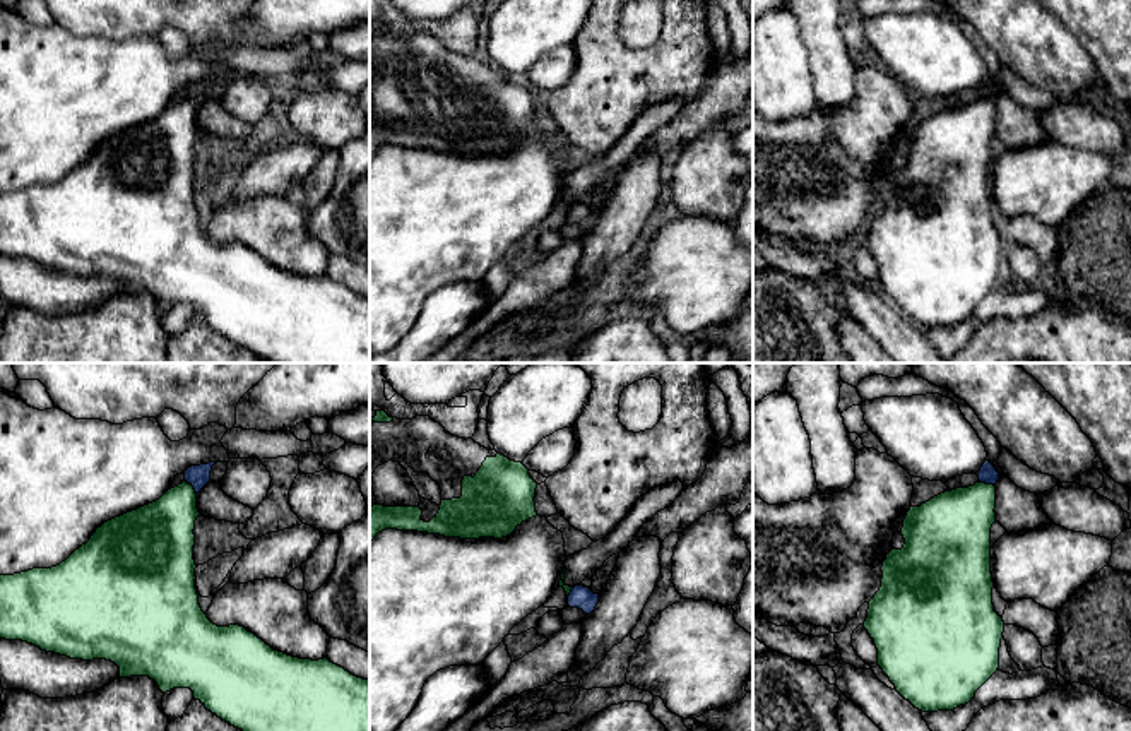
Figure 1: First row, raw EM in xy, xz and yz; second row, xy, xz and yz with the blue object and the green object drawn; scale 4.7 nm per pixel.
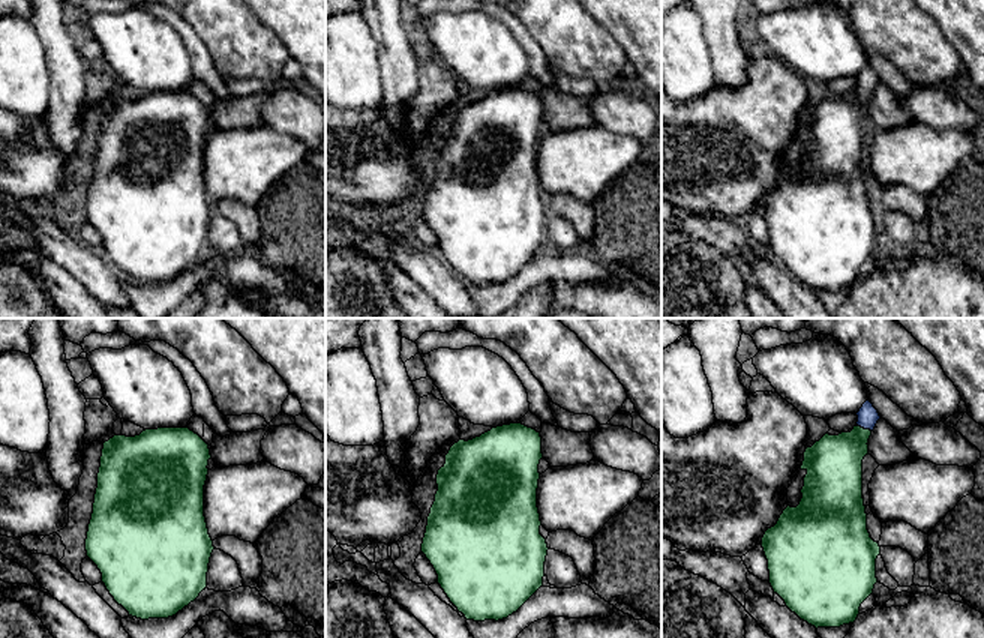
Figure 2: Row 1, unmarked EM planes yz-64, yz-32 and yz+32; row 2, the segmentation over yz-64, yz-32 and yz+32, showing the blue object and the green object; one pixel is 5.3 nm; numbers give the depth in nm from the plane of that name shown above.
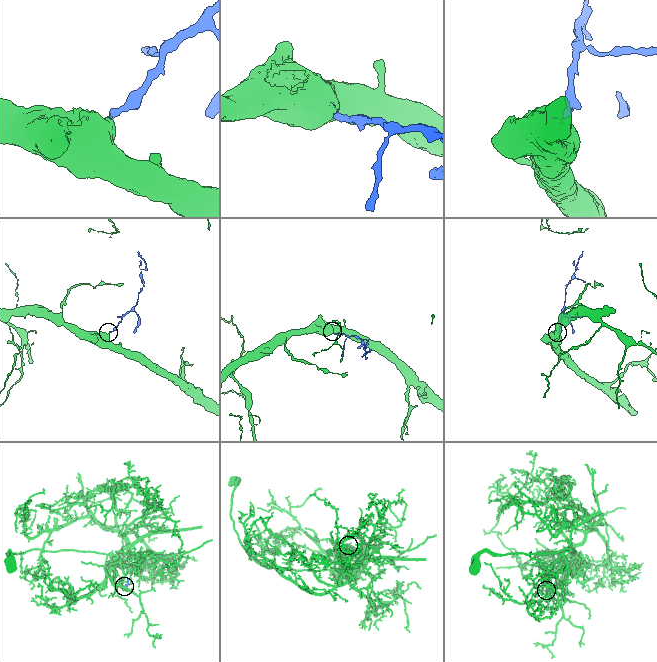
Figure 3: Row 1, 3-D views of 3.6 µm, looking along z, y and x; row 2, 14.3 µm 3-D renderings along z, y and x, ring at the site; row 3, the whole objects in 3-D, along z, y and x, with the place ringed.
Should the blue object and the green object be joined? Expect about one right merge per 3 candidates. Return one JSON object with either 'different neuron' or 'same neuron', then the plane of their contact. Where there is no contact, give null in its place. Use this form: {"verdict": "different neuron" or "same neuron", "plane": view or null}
{"verdict": "same neuron", "plane": "yz"}

